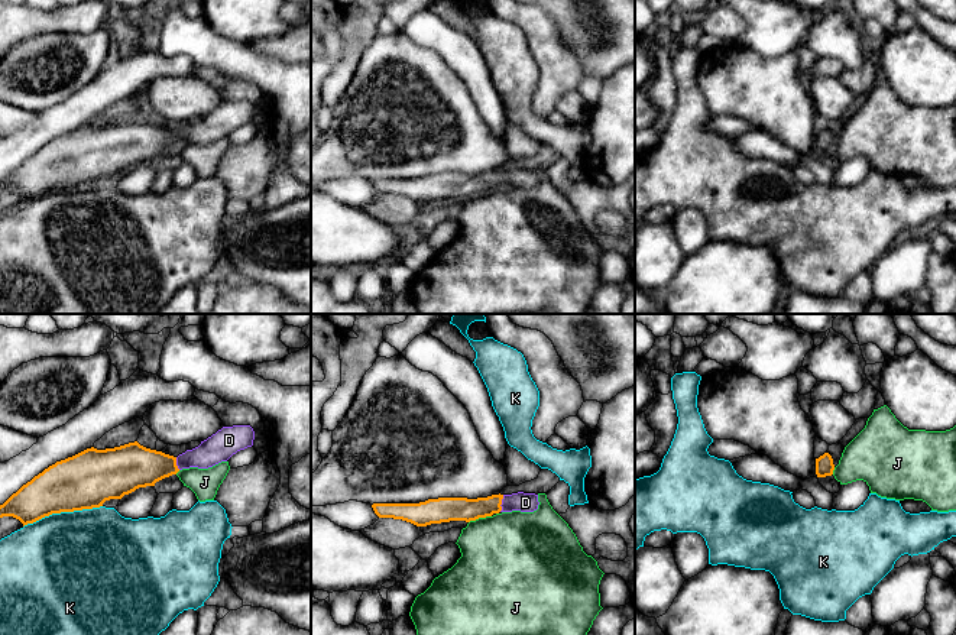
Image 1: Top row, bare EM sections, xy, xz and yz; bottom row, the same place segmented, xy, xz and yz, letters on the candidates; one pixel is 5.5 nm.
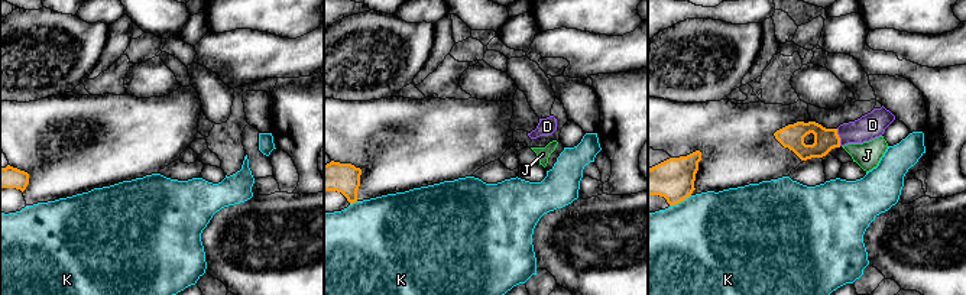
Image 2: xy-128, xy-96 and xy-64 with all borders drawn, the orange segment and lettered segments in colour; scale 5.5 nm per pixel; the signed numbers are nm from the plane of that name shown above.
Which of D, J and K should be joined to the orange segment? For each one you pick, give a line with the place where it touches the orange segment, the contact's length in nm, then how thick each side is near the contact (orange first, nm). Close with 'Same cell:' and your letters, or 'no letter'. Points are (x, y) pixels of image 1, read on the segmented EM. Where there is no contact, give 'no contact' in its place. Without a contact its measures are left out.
D: meets orange in xz at (501, 504); contact 100 nm long; 130 nm thick on the orange side, 110 nm on the other
Same cell: D

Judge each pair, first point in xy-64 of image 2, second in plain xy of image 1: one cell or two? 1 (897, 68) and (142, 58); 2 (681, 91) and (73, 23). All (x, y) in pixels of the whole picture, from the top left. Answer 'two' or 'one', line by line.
1: two
2: two

